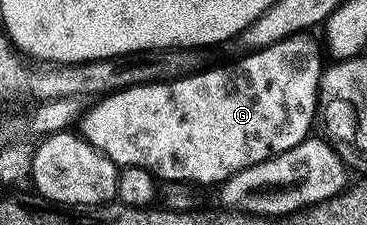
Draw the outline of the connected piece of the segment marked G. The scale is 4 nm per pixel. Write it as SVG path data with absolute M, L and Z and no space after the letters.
M298 35L289 37L286 41L268 45L266 49L255 49L246 52L244 55L241 55L241 58L230 69L209 69L209 67L205 67L196 73L190 74L188 77L181 77L177 80L154 81L153 84L135 85L129 89L121 89L110 93L108 96L102 96L100 99L94 100L92 102L94 105L89 110L86 108L82 112L79 120L79 132L87 143L91 143L91 147L95 147L100 153L107 155L119 167L126 165L143 167L147 171L151 171L153 176L162 182L190 181L198 187L213 184L213 186L216 186L218 183L226 181L228 177L234 177L240 169L246 169L255 163L274 157L277 153L287 151L310 136L312 129L309 128L312 127L313 121L315 125L315 118L319 113L317 88L321 85L321 70L323 68L321 51L323 55L322 46L317 46L317 41L313 38L313 35Z

